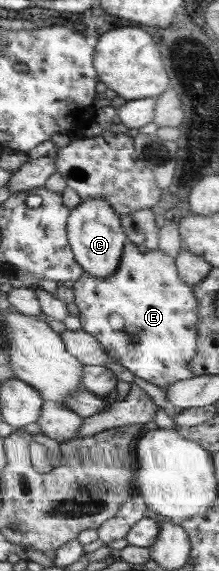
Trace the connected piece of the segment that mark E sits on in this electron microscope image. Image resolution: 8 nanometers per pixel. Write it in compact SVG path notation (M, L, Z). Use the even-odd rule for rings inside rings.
M126 242L121 257L121 265L110 277L98 279L85 273L74 283L75 304L79 309L79 320L83 331L93 336L118 364L128 369L134 376L168 393L170 385L194 379L190 363L197 355L198 347L198 297L190 286L178 275L176 258L160 250L144 253L138 244ZM117 314L125 321L121 331L110 327L110 315Z

